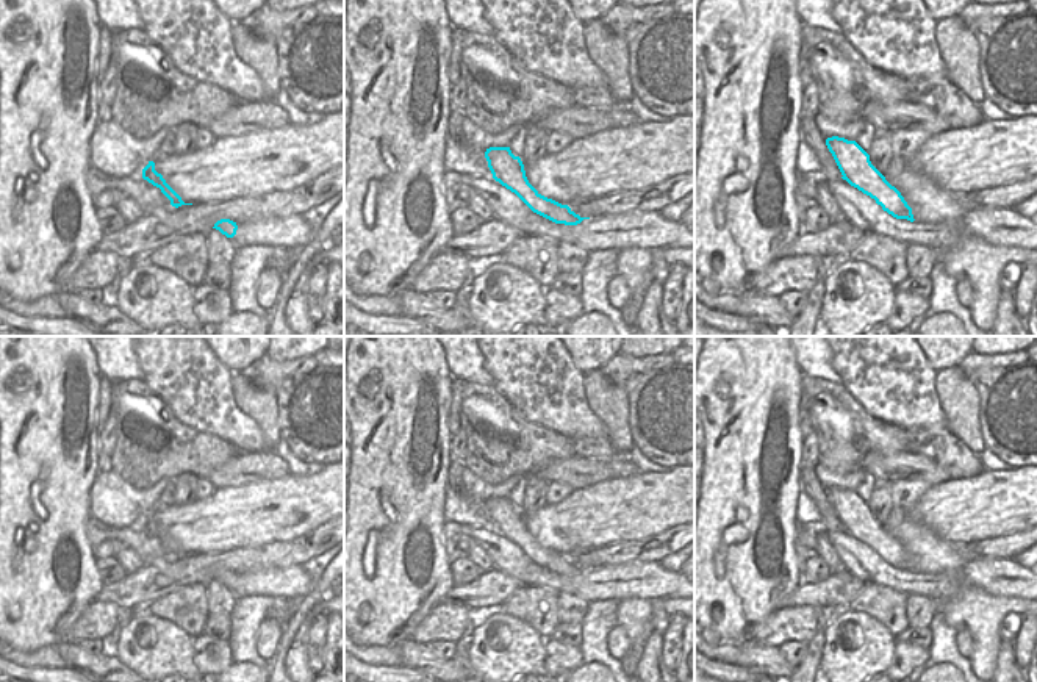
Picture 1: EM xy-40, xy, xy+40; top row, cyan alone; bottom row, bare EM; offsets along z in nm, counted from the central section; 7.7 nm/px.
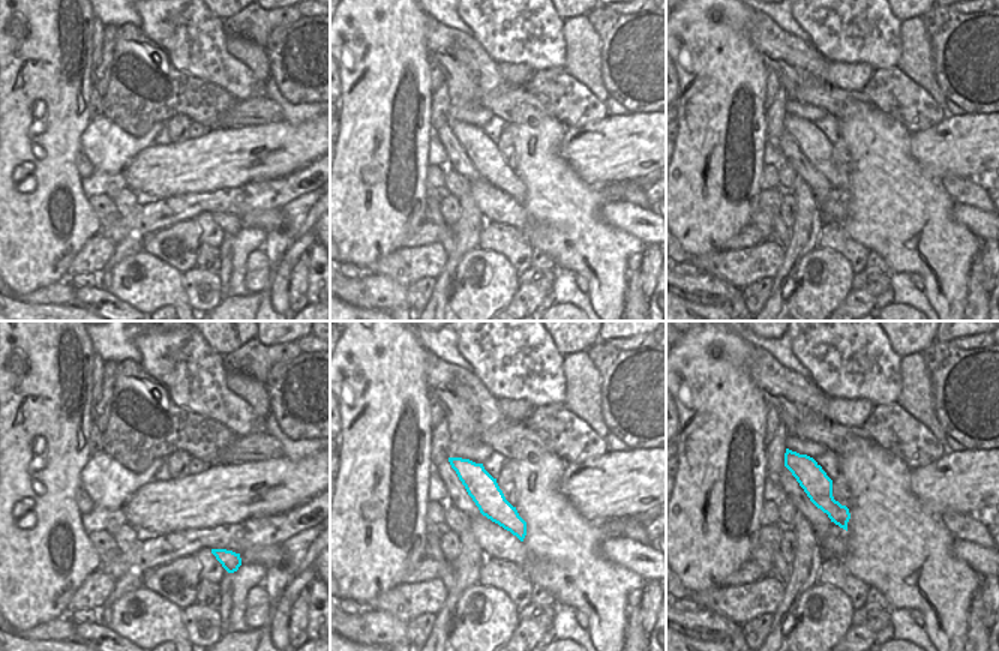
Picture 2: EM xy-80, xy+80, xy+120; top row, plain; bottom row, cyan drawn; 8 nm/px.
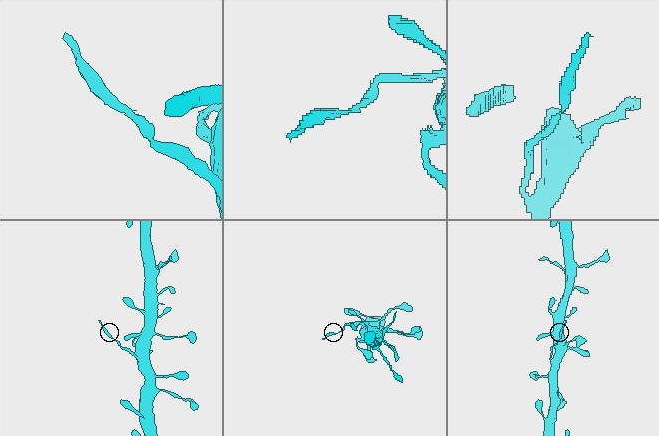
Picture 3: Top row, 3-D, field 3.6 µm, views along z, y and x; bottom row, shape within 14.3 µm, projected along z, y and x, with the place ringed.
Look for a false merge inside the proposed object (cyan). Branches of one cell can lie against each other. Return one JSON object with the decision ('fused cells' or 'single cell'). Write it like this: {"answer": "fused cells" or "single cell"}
{"answer": "single cell"}

